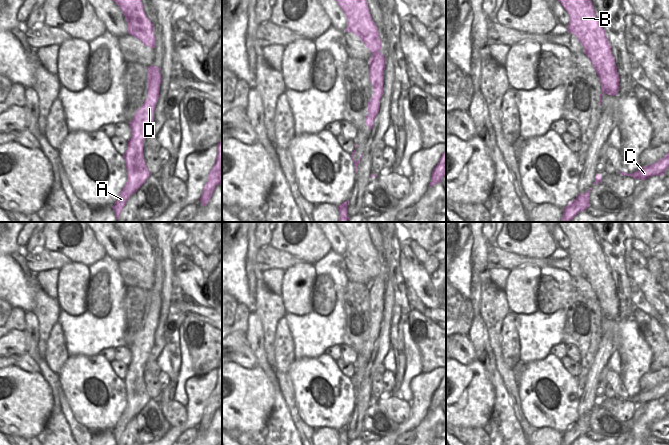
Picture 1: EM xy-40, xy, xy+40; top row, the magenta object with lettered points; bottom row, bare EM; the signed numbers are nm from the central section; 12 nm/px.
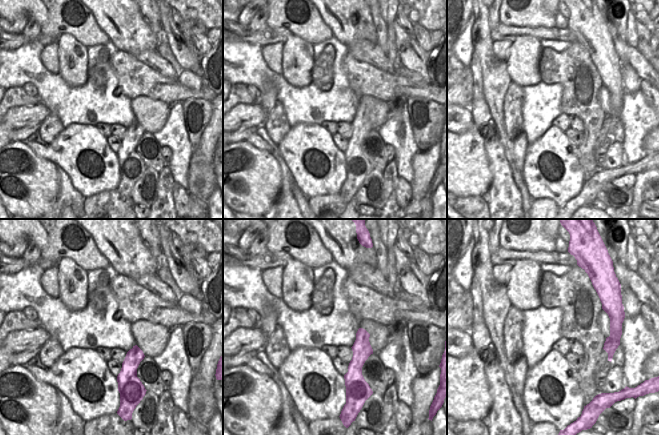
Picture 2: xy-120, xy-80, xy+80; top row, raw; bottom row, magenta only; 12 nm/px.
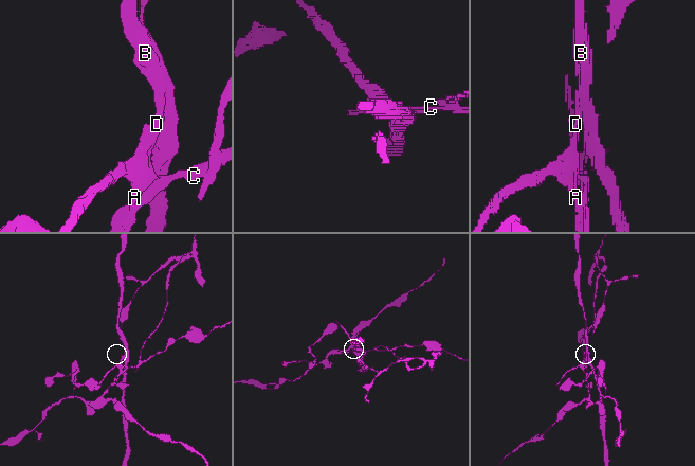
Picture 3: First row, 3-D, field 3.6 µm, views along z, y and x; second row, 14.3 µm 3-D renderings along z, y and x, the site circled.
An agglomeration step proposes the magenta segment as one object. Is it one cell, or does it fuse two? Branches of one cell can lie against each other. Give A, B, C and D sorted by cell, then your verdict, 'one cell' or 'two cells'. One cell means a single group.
groups A C D / B; two cells

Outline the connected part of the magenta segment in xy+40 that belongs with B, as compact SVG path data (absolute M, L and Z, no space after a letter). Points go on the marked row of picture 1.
M558 0L569 14L568 32L574 34L591 61L605 93L616 96L619 74L611 45L591 0Z

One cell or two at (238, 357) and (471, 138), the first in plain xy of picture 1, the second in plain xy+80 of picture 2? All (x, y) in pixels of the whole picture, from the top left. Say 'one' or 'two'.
two

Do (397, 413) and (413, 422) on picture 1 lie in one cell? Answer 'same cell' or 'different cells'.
different cells

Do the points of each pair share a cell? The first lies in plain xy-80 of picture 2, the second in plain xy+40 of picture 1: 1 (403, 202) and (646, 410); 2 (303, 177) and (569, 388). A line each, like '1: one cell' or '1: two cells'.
1: two cells
2: one cell

